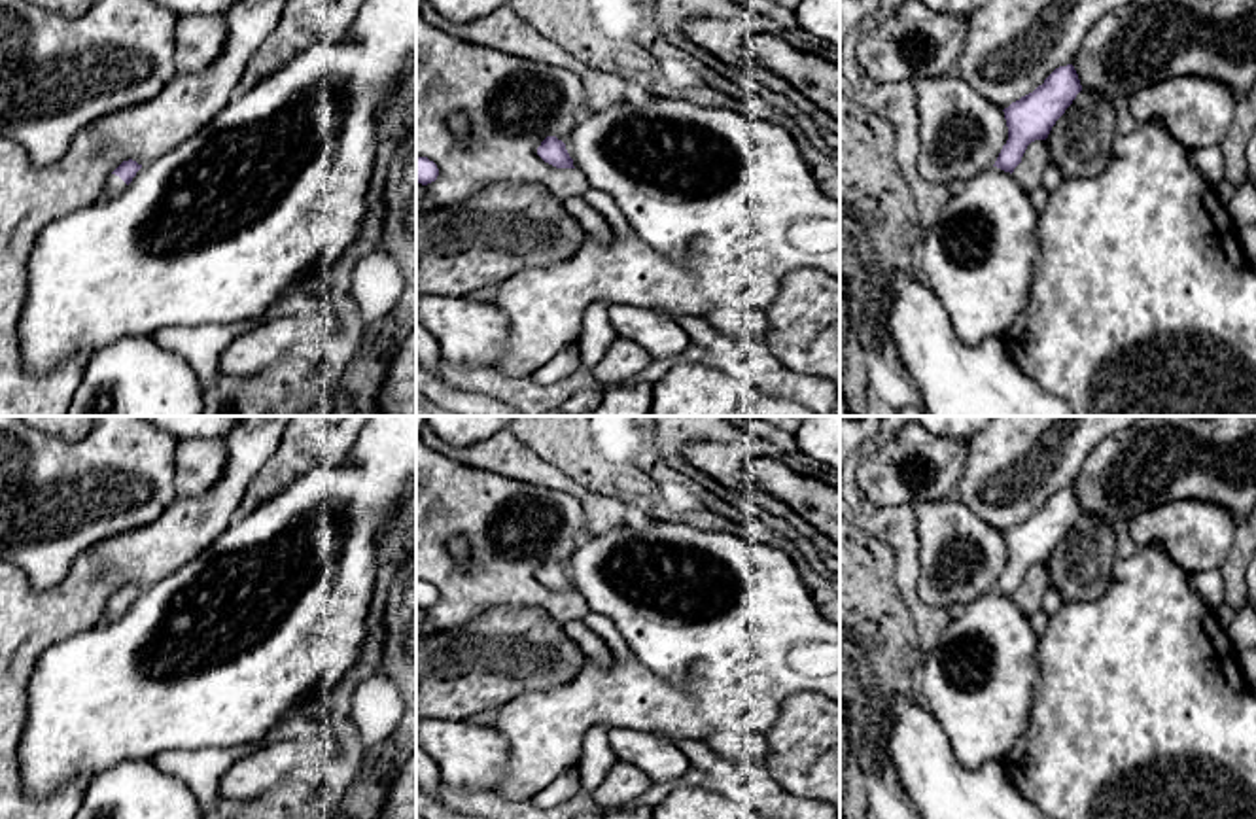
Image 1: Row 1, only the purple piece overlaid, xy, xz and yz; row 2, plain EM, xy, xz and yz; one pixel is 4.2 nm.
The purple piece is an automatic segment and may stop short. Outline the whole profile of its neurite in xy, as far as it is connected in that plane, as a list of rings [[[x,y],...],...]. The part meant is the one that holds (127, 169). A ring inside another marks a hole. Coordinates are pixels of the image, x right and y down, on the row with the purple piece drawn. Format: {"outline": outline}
{"outline": [[[129,159],[123,161],[108,178],[108,185],[104,189],[104,200],[106,199],[113,199],[117,195],[121,195],[127,185],[132,182],[132,178],[136,176],[136,172],[142,168],[142,165],[138,165],[136,161]]]}

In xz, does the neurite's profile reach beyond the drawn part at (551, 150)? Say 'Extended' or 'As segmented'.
As segmented

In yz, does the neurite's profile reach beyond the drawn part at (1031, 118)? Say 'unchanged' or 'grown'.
unchanged

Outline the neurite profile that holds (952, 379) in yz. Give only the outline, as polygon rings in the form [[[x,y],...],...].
[[[880,272],[878,314],[889,327],[925,416],[1074,416],[1067,401],[1040,390],[1016,367],[1003,337],[989,337],[974,346],[961,342],[942,301],[919,272]]]

